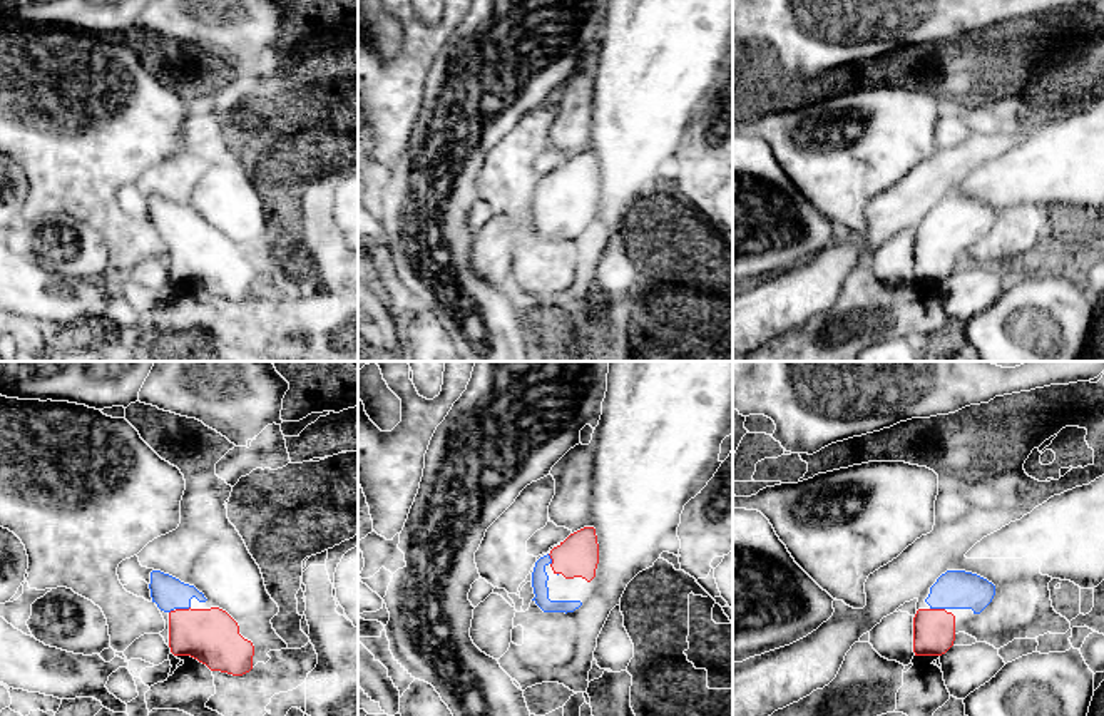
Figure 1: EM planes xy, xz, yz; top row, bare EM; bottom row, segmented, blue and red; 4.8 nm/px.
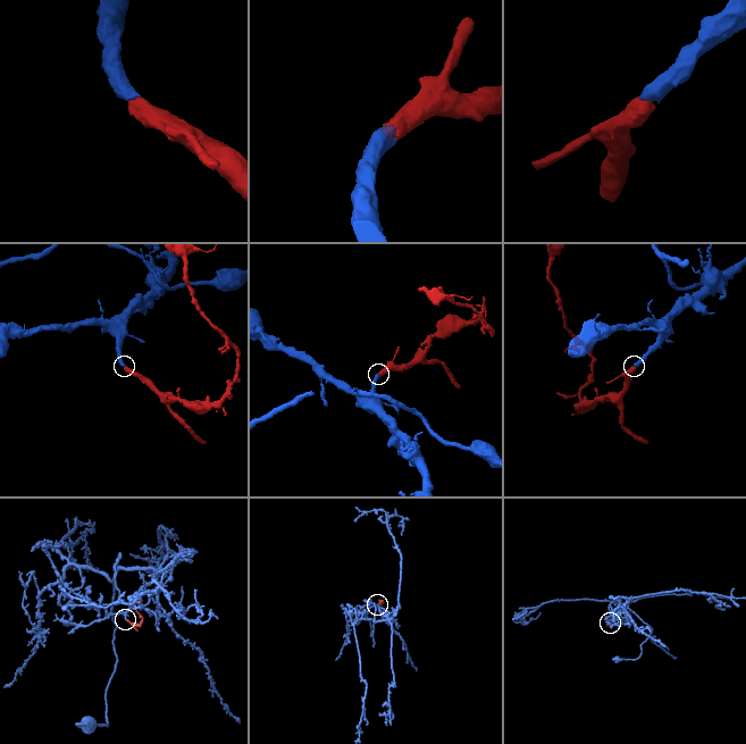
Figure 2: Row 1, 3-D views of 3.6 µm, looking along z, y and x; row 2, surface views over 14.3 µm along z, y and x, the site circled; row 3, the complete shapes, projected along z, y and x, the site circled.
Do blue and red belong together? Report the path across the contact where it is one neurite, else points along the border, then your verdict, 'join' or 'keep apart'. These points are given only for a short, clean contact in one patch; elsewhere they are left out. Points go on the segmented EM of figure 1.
across xy (168, 593), (183, 608), (211, 636) | join

